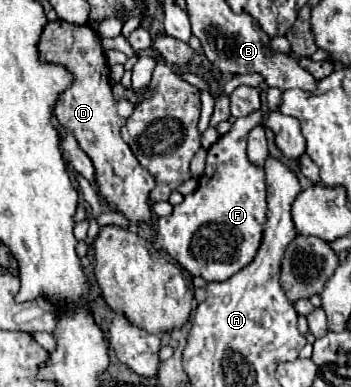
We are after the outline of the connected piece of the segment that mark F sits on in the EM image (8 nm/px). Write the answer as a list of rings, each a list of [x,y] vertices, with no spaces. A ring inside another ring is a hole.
[[[252,112],[252,116],[246,116],[244,120],[236,120],[230,128],[228,134],[224,134],[222,138],[218,138],[210,148],[208,148],[208,158],[206,158],[206,172],[202,174],[202,178],[198,180],[198,188],[188,194],[184,198],[182,204],[174,206],[174,212],[166,218],[158,218],[156,222],[156,242],[158,246],[170,256],[174,258],[182,268],[186,268],[192,276],[200,276],[206,282],[224,282],[228,280],[232,274],[236,274],[238,270],[242,270],[244,266],[248,266],[252,262],[252,258],[256,256],[256,250],[260,246],[262,240],[262,226],[266,220],[266,180],[264,180],[264,170],[256,168],[248,156],[246,156],[246,138],[248,138],[248,130],[252,130],[256,124],[260,124],[262,120],[262,112]],[[216,236],[218,242],[216,246],[212,246],[210,242],[200,242],[200,254],[196,254],[194,246],[196,246],[196,238],[210,238]]]

